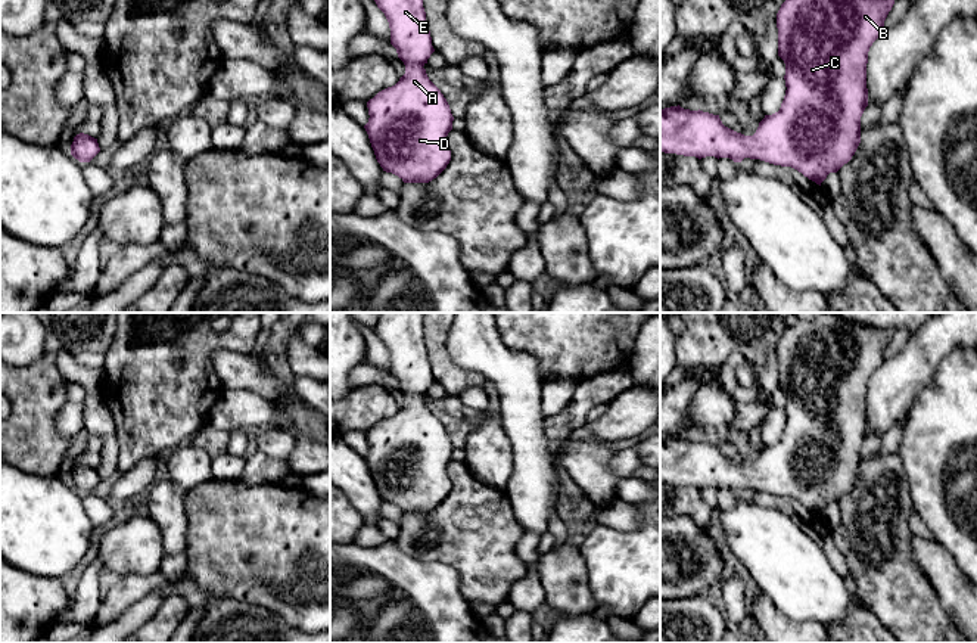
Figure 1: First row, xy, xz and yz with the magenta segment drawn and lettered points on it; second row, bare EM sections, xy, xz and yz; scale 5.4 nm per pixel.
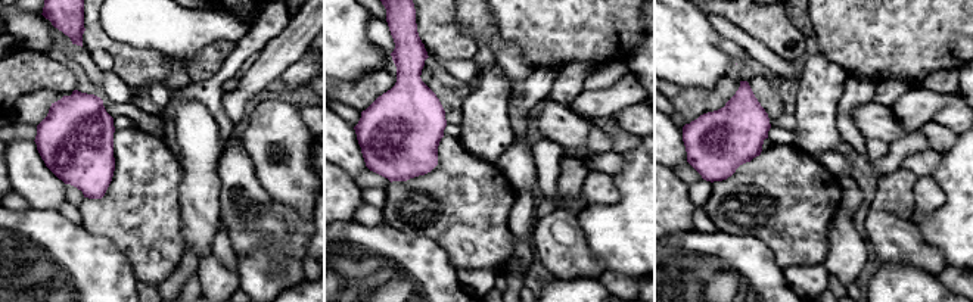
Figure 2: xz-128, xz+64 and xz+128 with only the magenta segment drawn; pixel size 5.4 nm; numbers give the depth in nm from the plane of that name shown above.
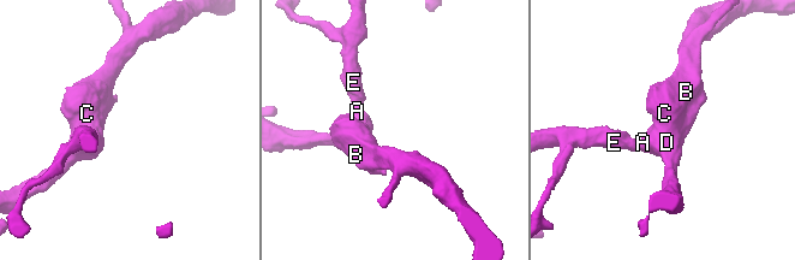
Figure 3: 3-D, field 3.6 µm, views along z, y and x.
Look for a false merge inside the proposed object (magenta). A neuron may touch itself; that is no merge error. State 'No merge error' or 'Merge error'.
No merge error

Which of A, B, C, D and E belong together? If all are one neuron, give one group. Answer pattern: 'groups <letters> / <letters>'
groups A B C D E

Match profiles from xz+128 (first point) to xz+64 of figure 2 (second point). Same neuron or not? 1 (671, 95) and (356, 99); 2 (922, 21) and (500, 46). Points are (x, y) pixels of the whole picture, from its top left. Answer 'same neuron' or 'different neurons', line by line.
1: same neuron
2: different neurons

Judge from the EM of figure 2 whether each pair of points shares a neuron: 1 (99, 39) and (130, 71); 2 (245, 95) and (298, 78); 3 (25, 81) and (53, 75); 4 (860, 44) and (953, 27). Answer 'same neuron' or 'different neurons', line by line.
1: same neuron
2: different neurons
3: same neuron
4: same neuron

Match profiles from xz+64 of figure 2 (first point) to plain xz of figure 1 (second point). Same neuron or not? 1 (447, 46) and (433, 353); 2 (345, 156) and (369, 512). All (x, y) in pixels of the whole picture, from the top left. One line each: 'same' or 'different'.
1: same
2: same

